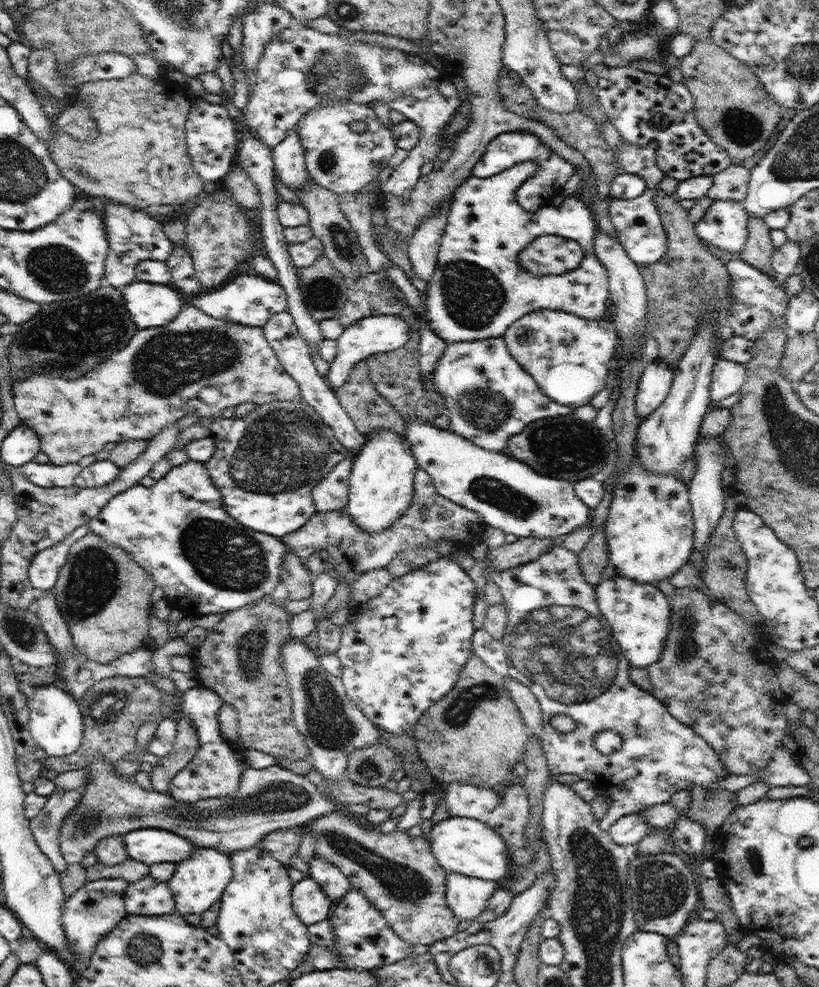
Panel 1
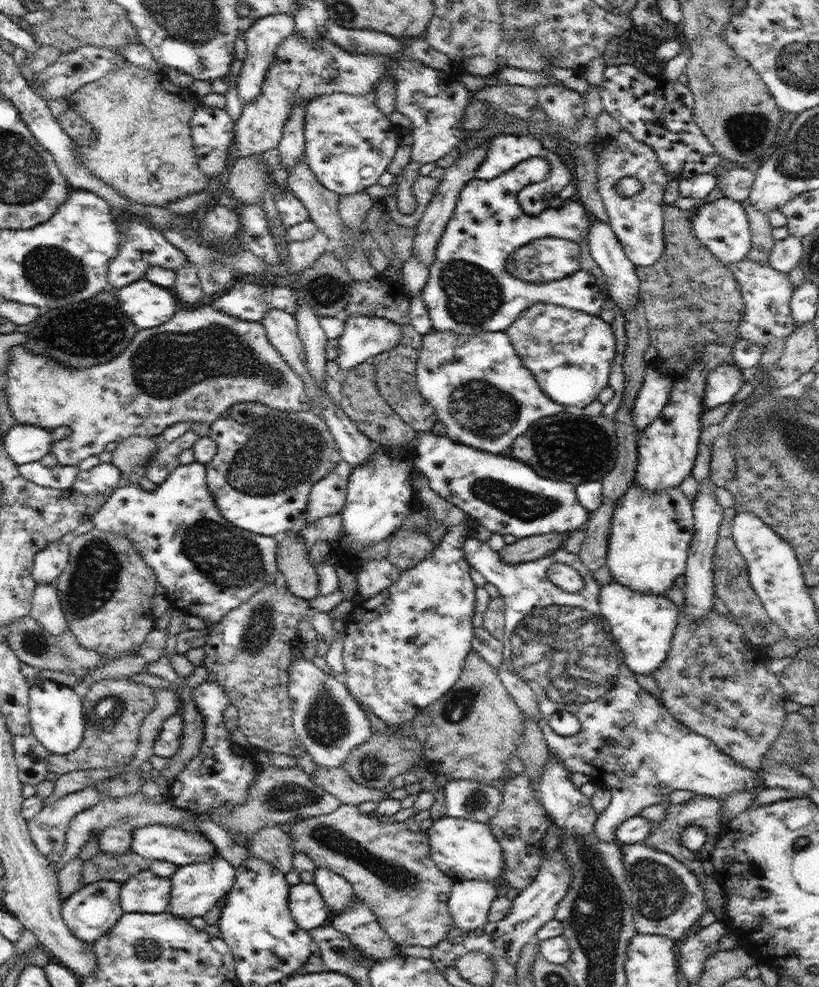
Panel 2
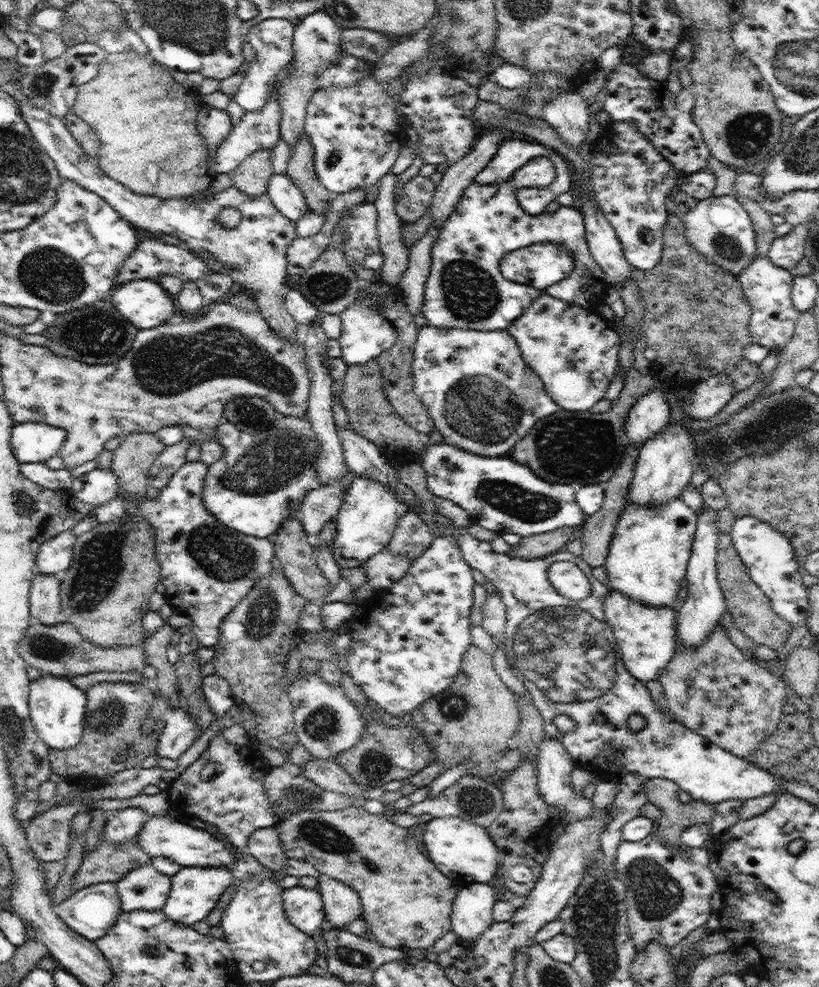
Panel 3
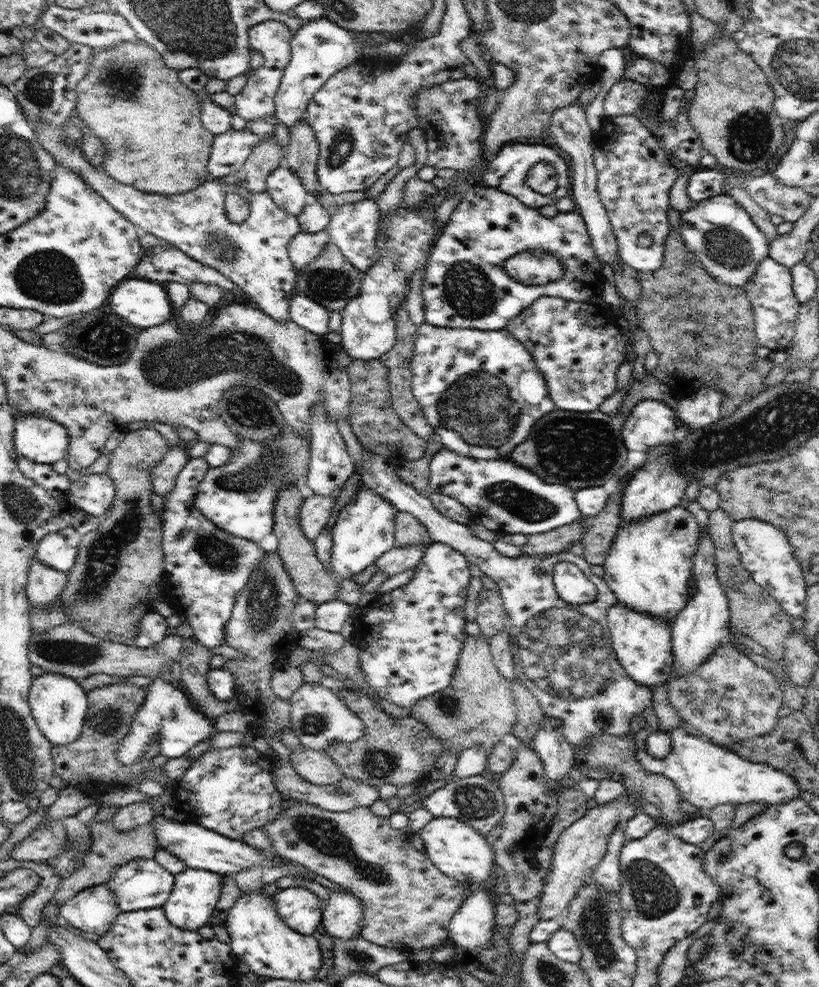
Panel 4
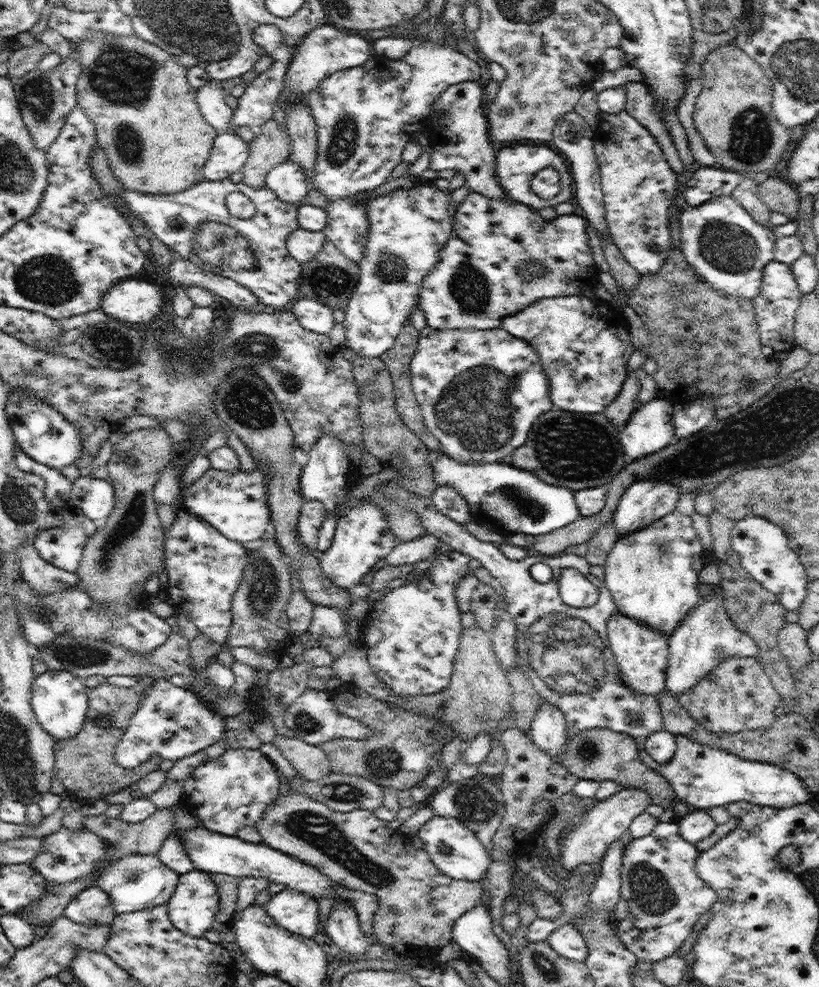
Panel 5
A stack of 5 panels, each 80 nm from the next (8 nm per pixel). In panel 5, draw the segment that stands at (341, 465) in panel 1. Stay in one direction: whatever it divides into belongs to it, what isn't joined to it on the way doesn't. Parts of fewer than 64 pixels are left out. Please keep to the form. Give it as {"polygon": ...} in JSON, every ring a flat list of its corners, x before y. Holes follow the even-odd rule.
{"polygon":[[319,500,304,501,297,522,297,531,301,542,311,552,317,550,317,538,325,519,327,509]]}

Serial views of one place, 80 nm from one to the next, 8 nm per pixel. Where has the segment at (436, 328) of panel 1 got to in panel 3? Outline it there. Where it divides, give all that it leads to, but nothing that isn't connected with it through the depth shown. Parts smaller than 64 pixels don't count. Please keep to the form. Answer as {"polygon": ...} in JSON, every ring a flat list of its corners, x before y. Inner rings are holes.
{"polygon":[[545,156,529,160,518,169,512,178,500,184,480,184,474,181,462,193,454,212,444,221,434,246,431,248,431,271,425,282,425,293,421,312,427,324,438,328,461,328,478,331,502,331,507,329,513,320,521,315,542,293,549,294,568,304,579,304,582,308,595,310,598,304,604,303,608,282,602,267,593,259,585,237,585,220,579,205,560,207,552,213,546,211,539,215,528,214,518,202,516,189,537,187,544,189,556,179,555,166],[534,242,560,242,573,256,572,272,556,284,545,290,538,290,527,284,518,284,508,280,500,270,500,260,505,254]]}

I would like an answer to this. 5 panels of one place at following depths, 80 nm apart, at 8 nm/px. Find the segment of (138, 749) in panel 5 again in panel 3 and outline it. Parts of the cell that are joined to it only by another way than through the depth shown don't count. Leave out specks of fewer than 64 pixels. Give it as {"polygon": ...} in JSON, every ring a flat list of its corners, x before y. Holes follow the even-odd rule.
{"polygon":[[155,694,147,717,162,720,165,724,157,746,157,754,160,757,177,760,199,738,197,724,183,703,180,707,170,706,164,697]]}

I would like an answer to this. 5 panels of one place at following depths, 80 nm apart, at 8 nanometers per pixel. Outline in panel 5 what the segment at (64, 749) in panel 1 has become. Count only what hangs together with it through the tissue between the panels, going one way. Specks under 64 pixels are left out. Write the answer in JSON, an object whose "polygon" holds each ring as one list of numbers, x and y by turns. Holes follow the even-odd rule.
{"polygon":[[52,670,35,675,32,683,31,705,37,721,55,740,71,739,82,730,87,708,90,689,84,685,85,680,69,670]]}

